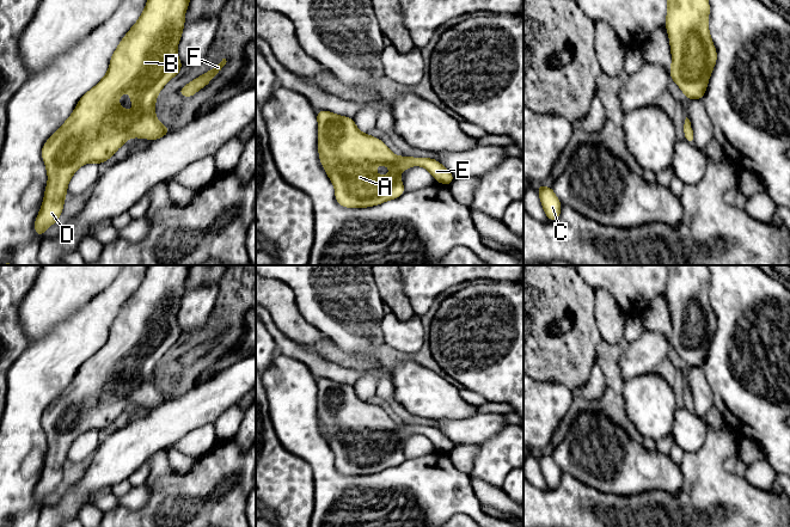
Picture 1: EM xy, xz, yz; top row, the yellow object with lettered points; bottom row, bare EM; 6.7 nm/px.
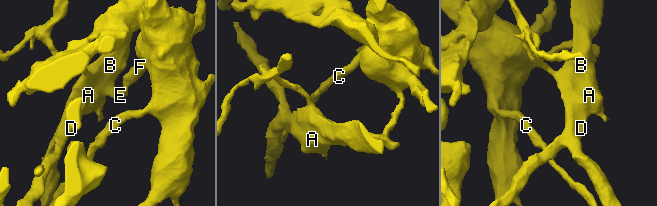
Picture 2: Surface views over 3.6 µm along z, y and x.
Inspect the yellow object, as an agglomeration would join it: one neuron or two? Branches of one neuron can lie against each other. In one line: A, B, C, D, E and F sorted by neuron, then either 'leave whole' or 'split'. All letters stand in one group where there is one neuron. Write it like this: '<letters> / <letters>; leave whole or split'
A B D / C E F; split

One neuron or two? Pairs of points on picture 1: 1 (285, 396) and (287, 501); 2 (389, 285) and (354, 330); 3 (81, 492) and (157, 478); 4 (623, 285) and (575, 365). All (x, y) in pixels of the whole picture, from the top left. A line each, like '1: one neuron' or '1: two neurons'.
1: two neurons
2: two neurons
3: two neurons
4: two neurons

